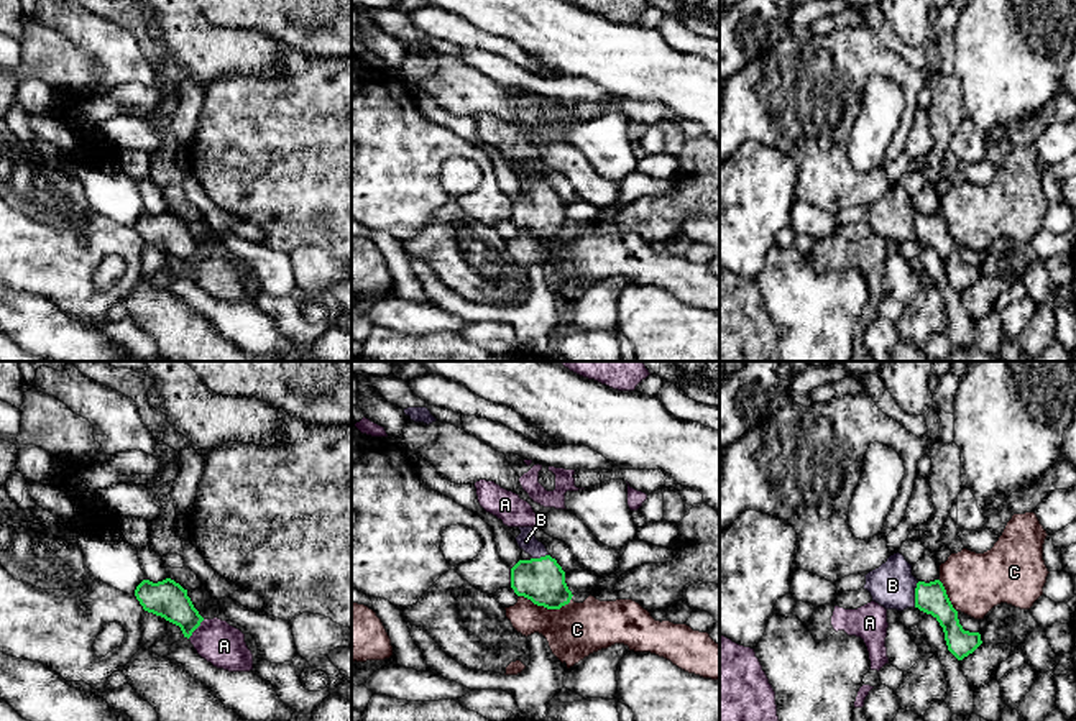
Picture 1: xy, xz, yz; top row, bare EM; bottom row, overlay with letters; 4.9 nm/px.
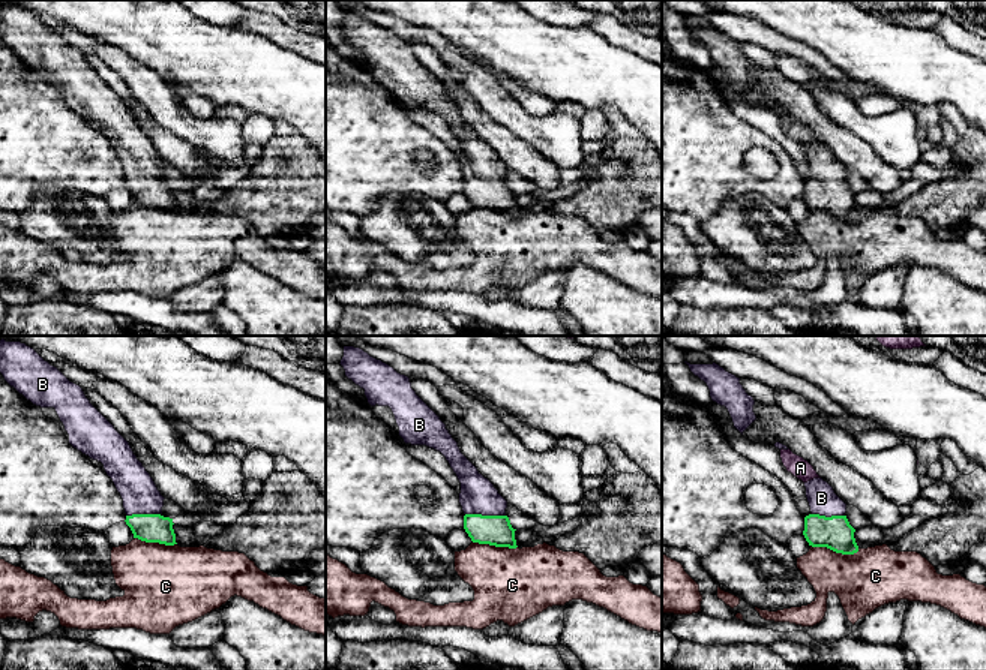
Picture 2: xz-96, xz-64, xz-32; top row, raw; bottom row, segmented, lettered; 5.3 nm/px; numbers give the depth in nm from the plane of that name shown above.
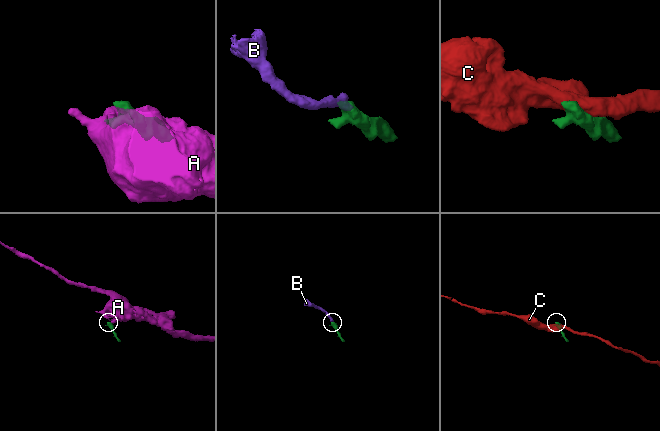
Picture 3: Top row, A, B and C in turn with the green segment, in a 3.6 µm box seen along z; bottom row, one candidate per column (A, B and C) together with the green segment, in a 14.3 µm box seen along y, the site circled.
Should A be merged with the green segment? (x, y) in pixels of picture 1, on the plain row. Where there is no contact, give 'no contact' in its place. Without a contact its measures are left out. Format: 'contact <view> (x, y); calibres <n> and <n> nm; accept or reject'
contact xy (196, 260); calibres 180 and 220 nm; reject

